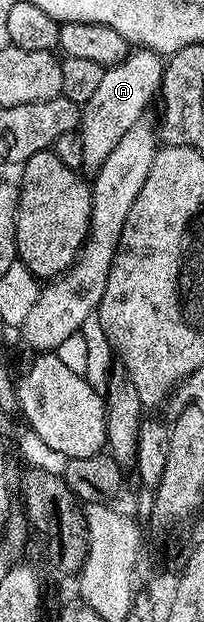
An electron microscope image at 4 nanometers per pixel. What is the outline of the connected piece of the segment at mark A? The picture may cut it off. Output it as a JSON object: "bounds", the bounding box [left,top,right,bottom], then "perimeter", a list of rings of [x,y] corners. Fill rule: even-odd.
{"bounds":[80,49,163,169],"perimeter":[[[145,49],[131,50],[124,61],[103,70],[100,86],[80,111],[83,168],[96,169],[101,165],[108,153],[116,149],[116,141],[120,141],[120,137],[124,137],[124,133],[128,133],[128,129],[132,129],[132,125],[136,125],[136,121],[147,114],[146,106],[153,99],[155,102],[156,96],[161,92],[163,70],[163,56]]]}

